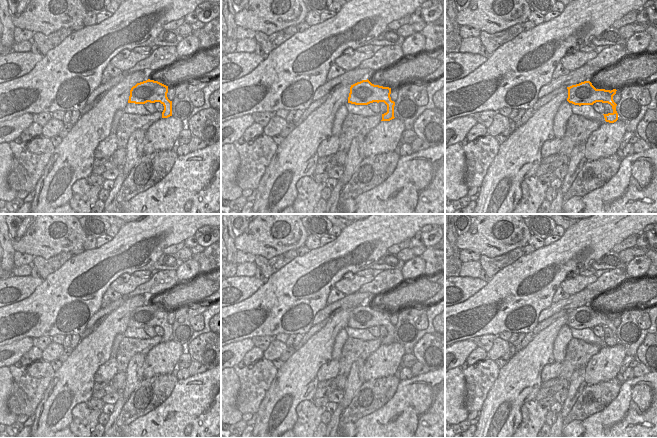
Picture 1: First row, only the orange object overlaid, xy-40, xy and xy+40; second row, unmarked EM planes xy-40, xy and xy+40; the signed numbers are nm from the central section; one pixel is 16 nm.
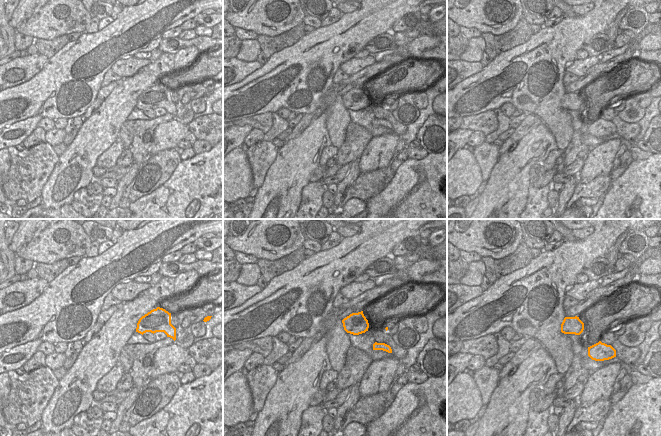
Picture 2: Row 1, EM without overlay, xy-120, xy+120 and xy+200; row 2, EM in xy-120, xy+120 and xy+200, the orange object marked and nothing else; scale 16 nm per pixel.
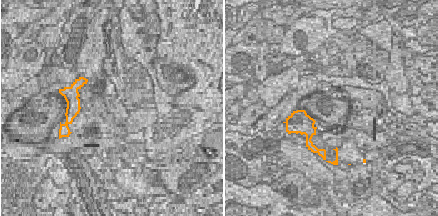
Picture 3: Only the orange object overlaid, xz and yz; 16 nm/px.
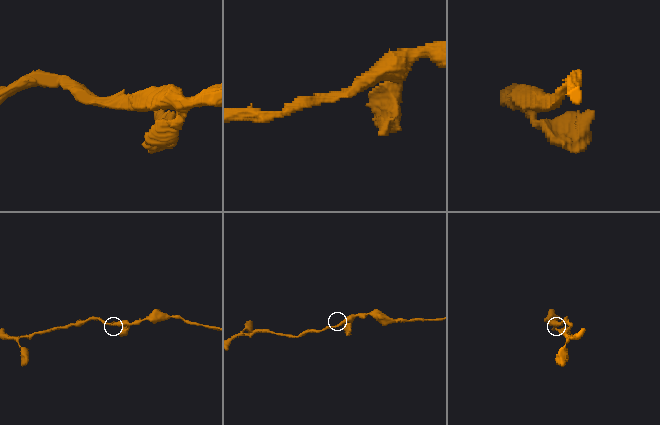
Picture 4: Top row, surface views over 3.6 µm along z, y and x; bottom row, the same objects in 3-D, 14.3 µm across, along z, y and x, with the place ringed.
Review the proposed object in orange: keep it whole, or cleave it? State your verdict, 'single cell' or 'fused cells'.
single cell

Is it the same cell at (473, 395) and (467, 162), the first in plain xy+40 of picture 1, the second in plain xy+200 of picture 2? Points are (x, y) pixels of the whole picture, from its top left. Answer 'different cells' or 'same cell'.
different cells

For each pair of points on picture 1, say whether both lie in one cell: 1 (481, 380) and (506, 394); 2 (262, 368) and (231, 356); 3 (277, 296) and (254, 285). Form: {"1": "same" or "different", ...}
{"1": "different", "2": "different", "3": "different"}

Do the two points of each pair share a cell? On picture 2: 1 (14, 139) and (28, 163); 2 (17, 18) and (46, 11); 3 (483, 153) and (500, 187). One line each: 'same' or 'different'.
1: different
2: different
3: different

